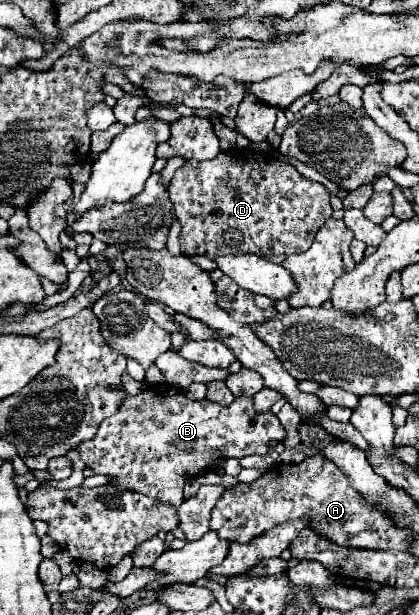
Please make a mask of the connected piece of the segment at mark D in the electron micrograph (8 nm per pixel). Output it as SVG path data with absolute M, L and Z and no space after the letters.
M228 149L228 151L220 151L214 159L210 161L186 161L180 169L176 169L170 185L168 185L168 193L170 193L170 201L174 205L174 213L182 225L182 231L180 231L180 247L182 247L182 253L184 255L206 255L210 259L214 259L216 255L238 255L238 253L254 253L254 255L260 255L272 263L282 263L288 255L294 255L294 253L302 253L302 251L308 251L310 245L312 245L312 239L316 235L316 231L322 227L322 223L332 215L332 207L330 207L330 193L328 189L322 185L322 183L316 183L316 181L310 181L306 179L304 175L300 175L296 171L294 165L290 163L284 163L280 161L278 157L274 157L274 153L268 153L268 151L260 151L256 153L256 149L244 149L244 151L238 151L238 149Z

